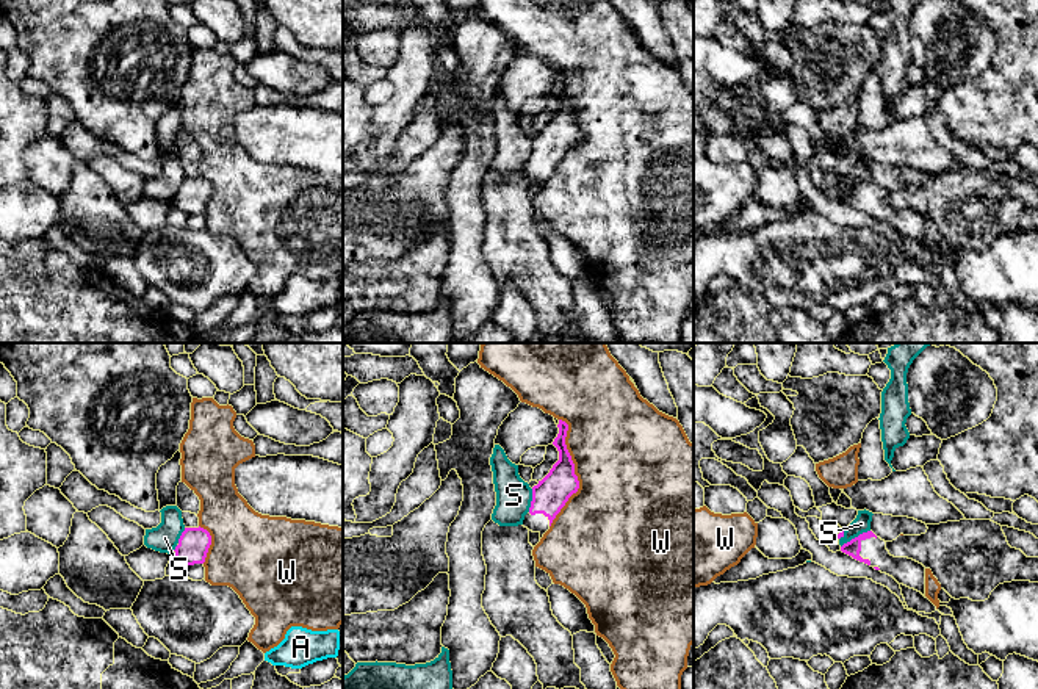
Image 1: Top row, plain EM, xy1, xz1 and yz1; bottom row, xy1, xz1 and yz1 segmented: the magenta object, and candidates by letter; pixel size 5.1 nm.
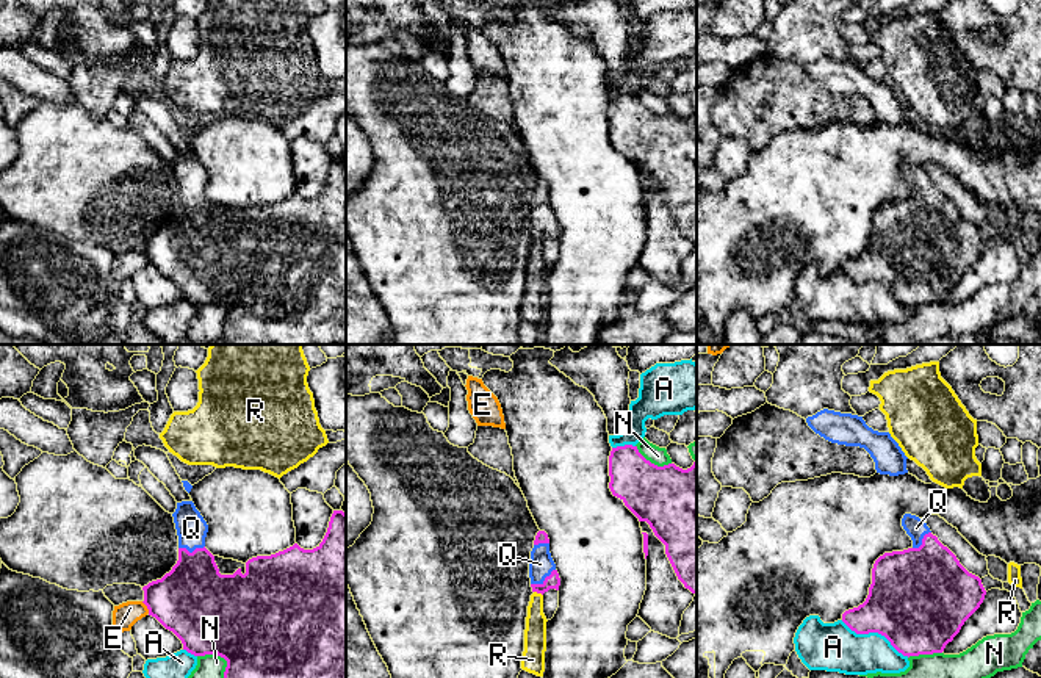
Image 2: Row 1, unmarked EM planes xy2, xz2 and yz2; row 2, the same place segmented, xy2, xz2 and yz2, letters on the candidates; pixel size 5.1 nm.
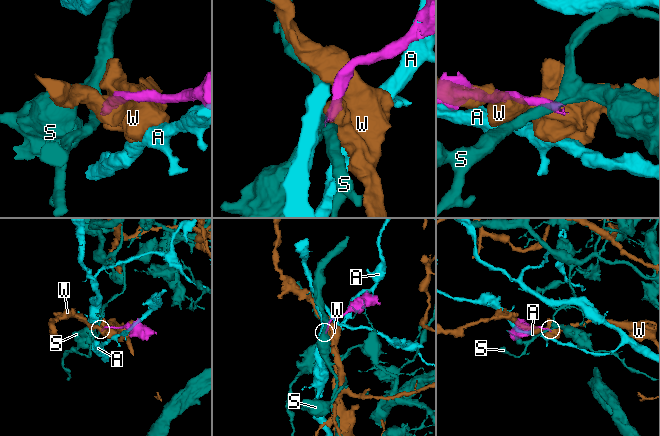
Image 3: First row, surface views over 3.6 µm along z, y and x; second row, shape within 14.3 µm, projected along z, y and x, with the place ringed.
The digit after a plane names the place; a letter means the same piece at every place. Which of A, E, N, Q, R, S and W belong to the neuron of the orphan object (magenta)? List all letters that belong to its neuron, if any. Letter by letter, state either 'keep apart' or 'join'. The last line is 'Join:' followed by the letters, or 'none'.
A: keep apart
E: keep apart
N: keep apart
Q: join
R: keep apart
S: keep apart
W: keep apart
Join: Q

